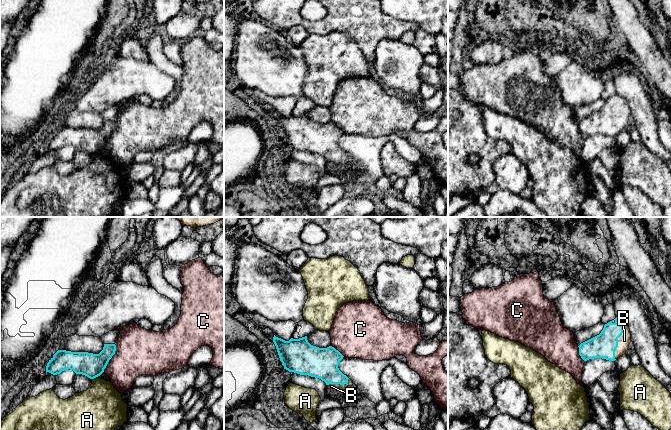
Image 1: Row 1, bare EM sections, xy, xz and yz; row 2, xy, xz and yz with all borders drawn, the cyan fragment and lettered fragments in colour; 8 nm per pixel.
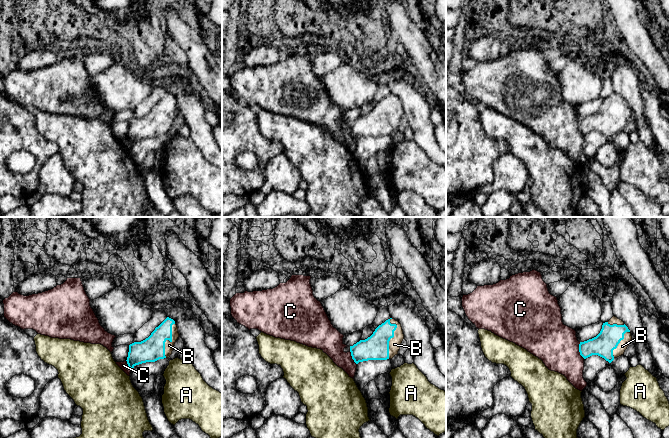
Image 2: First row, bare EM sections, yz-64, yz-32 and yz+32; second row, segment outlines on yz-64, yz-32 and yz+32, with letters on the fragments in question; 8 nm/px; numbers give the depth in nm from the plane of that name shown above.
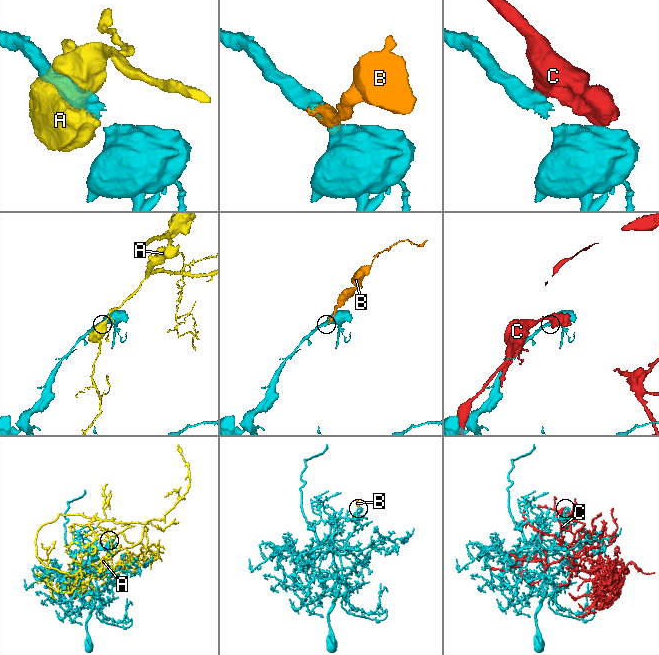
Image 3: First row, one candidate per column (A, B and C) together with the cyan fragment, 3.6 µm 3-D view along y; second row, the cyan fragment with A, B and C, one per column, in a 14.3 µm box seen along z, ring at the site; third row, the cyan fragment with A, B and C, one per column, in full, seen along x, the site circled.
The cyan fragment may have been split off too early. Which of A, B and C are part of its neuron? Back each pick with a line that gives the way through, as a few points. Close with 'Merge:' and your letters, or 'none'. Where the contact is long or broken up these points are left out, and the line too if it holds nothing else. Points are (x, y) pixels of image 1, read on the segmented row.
Merge: B

